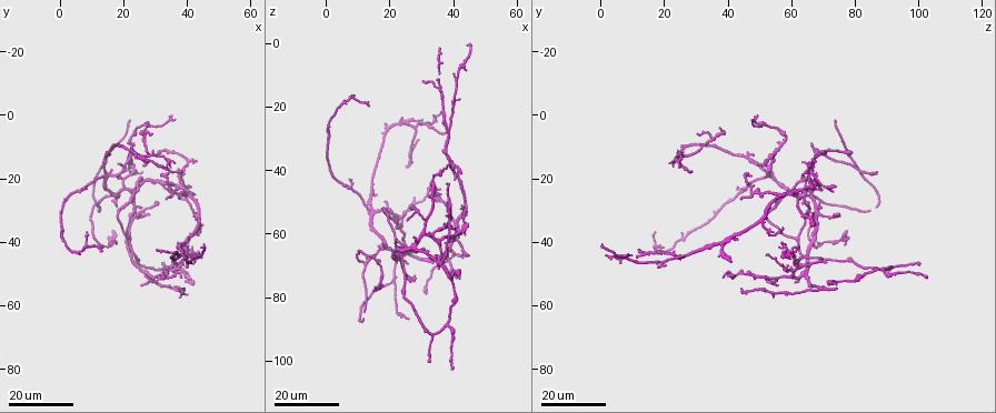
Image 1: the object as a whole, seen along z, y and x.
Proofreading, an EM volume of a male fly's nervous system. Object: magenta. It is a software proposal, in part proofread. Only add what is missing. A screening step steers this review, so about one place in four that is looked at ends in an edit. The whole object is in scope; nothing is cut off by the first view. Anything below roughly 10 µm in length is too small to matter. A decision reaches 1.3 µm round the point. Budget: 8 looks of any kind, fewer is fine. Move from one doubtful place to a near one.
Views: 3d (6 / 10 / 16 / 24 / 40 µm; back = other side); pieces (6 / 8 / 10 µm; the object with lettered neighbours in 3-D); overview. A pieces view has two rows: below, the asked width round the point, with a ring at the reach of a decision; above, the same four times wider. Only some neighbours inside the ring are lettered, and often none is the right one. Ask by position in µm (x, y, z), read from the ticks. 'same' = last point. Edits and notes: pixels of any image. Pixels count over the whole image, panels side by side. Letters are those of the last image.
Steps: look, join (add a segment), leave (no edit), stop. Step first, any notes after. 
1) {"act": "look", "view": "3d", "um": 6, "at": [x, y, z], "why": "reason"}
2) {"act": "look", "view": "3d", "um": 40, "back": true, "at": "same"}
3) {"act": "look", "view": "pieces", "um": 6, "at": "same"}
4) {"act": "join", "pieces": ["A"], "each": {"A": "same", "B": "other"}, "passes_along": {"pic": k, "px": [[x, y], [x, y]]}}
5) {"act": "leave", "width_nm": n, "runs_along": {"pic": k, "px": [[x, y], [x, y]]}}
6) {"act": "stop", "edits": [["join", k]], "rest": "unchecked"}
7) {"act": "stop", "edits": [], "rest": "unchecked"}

{"act": "look", "view": "3d", "um": 16, "at": [38, 54, 45], "why": "free end"}

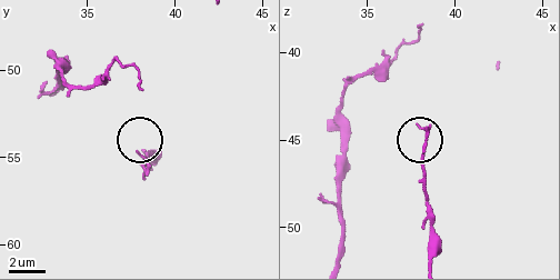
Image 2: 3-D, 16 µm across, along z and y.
{"act": "look", "view": "3d", "um": 6, "at": [37.9, 54.6, 44.1]}

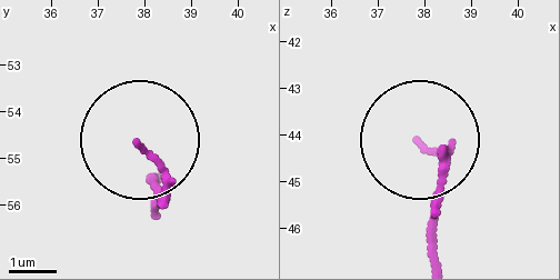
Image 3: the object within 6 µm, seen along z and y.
{"act": "look", "view": "pieces", "um": 6, "at": [37.90, 54.75, 44.15]}

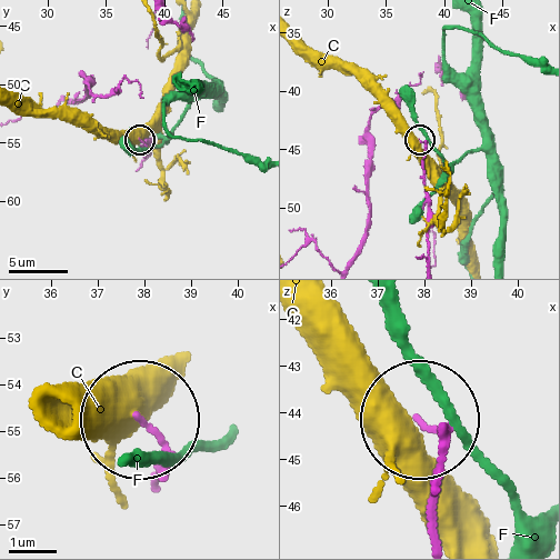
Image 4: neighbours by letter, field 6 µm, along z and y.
{"act": "leave", "each": {"C": "other", "F": "other"}, "found": "no lettered segment goes on from it"}

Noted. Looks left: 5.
{"act": "look", "view": "3d", "um": 24, "at": [39, 54, 74], "why": "branch stops here"}

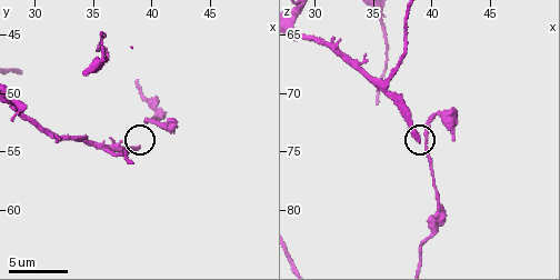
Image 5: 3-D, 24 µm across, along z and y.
{"act": "look", "view": "3d", "um": 6, "at": [38.8, 54.6, 74.2]}

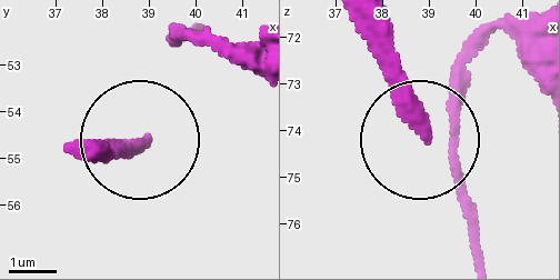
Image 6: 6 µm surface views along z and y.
{"act": "look", "view": "pieces", "um": 6, "at": [38.85, 54.60, 74.00], "why": "what lies round it"}

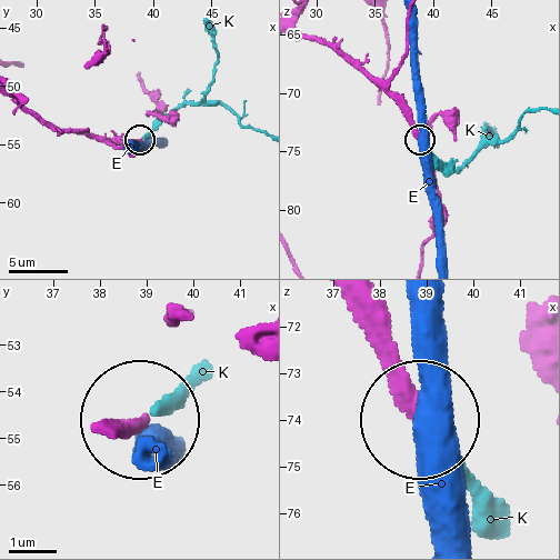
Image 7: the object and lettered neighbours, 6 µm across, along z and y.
{"act": "join", "pieces": ["K"], "each": {"E": "other", "K": "same"}, "passes_along": {"pic": 7, "px": [[99, 428], [167, 412], [202, 380]]}, "found": "it goes on there"}

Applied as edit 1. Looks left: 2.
{"act": "stop", "edits": [["join", 7]], "rest": "unchecked"}

